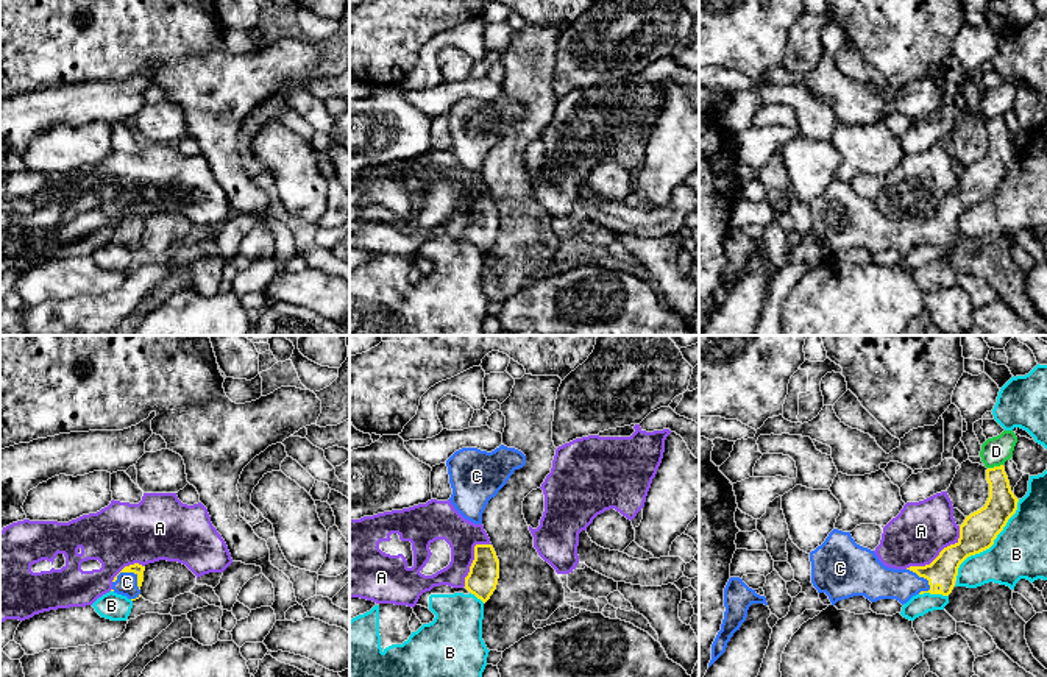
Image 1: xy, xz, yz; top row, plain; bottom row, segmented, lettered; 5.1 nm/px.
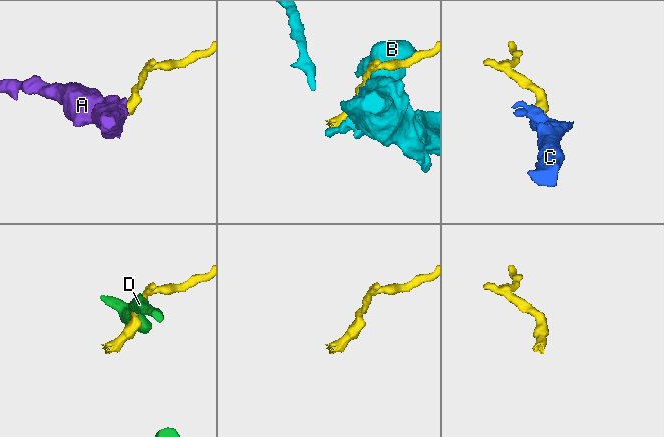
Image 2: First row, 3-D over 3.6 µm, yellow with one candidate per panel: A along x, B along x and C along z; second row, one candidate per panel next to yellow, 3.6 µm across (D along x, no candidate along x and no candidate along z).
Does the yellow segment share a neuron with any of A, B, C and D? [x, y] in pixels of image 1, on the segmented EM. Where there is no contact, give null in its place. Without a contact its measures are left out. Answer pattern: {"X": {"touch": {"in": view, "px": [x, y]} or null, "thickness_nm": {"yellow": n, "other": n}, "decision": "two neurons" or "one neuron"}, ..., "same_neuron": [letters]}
{"A": {"touch": {"in": "yz", "px": [940, 554]}, "thickness_nm": {"yellow": 190, "other": 300}, "decision": "two neurons"}, "B": {"touch": {"in": "yz", "px": [991, 545]}, "thickness_nm": {"yellow": 190, "other": 280}, "decision": "two neurons"}, "C": {"touch": {"in": "xy", "px": [131, 571]}, "thickness_nm": {"yellow": 60, "other": 110}, "decision": "one neuron"}, "D": {"touch": {"in": "yz", "px": [994, 467]}, "thickness_nm": {"yellow": 160, "other": 150}, "decision": "two neurons"}, "same_neuron": ["C"]}

